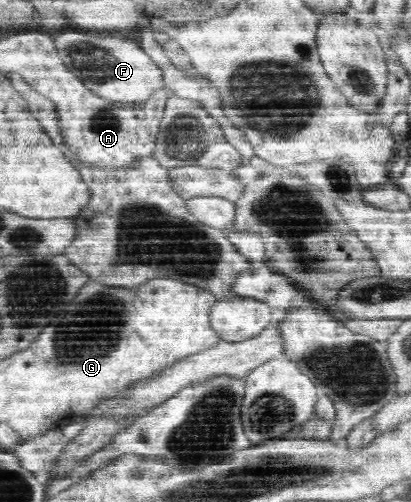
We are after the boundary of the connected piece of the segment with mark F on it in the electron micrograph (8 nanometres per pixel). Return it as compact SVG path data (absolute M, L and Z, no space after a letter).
M63 29L55 37L55 47L61 61L67 67L69 55L69 71L85 83L87 89L111 101L127 101L139 103L147 101L161 85L164 73L155 65L155 61L139 47L135 39L129 39L127 33L97 33L97 31L75 31Z

